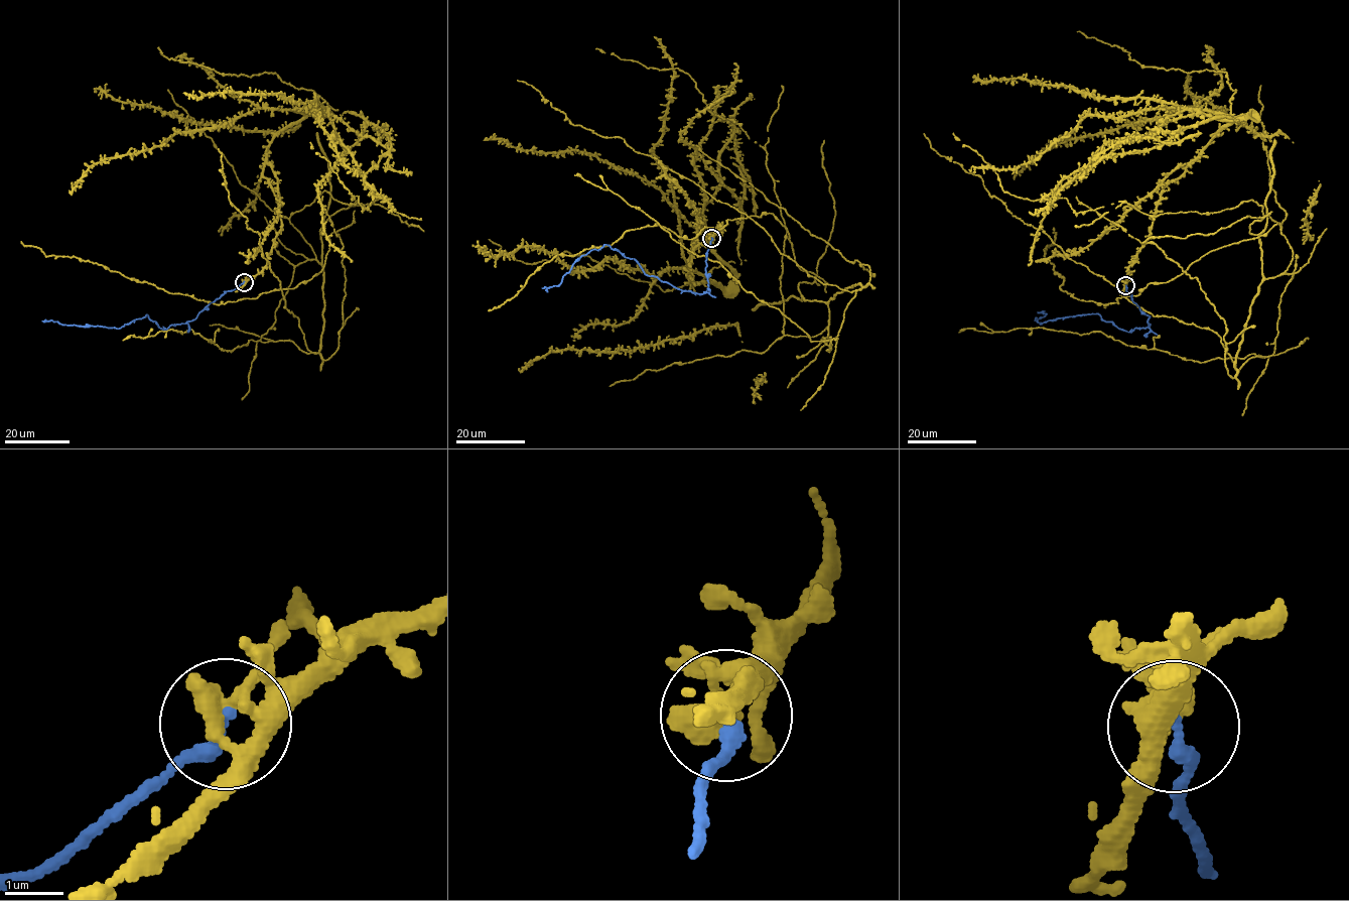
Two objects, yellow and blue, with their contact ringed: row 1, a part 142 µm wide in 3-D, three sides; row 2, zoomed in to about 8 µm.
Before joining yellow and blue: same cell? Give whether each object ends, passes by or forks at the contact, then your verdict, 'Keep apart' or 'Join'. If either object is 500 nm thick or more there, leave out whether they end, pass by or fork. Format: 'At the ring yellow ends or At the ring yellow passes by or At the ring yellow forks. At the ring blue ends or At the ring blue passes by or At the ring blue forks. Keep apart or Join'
At the ring yellow forks. At the ring blue ends. Keep apart

